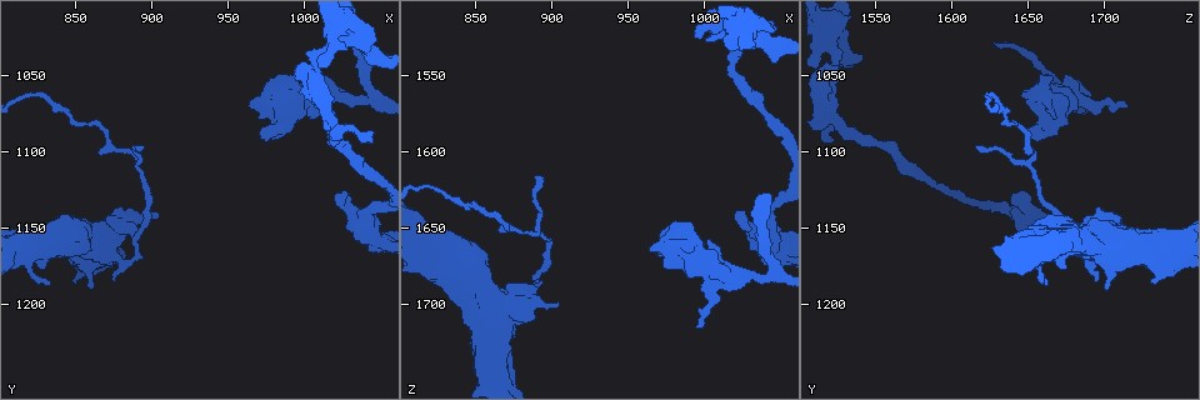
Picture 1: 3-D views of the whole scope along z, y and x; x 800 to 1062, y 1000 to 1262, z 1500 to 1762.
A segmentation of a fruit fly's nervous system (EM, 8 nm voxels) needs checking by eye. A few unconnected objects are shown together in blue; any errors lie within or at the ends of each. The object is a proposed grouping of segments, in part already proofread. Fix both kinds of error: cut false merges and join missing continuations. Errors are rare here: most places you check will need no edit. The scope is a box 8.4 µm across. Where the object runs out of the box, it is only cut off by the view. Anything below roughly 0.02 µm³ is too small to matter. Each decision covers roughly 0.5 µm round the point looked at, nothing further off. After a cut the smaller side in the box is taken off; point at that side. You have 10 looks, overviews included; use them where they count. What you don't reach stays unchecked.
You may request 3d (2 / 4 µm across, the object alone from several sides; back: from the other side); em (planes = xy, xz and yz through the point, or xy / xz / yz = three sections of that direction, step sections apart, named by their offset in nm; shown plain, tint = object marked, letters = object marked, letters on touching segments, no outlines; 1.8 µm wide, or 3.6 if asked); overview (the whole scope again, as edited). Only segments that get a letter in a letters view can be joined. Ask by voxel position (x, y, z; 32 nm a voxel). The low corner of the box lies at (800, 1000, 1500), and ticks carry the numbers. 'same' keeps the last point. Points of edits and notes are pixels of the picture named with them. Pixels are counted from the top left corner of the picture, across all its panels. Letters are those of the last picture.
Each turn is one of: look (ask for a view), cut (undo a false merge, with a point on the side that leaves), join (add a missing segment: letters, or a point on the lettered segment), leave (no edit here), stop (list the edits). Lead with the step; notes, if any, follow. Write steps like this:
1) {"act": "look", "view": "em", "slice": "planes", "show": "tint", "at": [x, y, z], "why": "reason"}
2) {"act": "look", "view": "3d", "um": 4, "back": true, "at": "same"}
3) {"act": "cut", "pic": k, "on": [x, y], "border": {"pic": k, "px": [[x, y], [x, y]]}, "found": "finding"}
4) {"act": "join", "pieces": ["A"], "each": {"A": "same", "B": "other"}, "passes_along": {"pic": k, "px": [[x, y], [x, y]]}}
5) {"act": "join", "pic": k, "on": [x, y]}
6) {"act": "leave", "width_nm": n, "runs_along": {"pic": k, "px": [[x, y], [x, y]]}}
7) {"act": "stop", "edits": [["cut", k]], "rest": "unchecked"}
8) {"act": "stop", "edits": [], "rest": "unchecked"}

{"act": "look", "view": "em", "slice": "planes", "show": "tint", "at": [974, 1092, 1654], "why": "stops while still wide"}

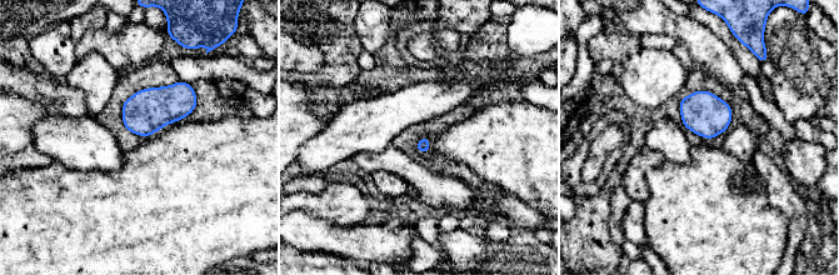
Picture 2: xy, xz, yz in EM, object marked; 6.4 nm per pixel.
{"act": "look", "view": "em", "slice": "planes", "show": "letters", "at": "same"}

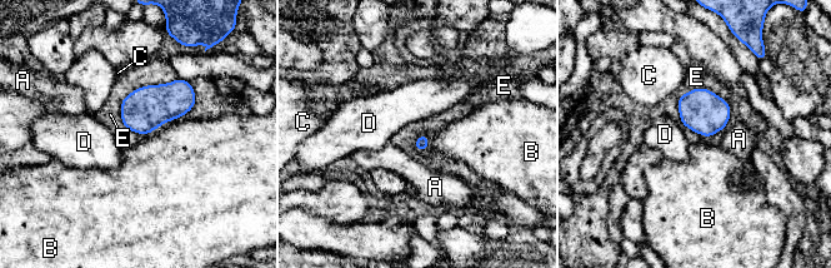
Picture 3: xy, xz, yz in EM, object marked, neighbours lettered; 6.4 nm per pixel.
{"act": "leave", "each": {"A": "other", "B": "other", "C": "other", "D": "other", "E": "other"}, "border": {"pic": 3, "px": [[426, 134], [430, 147]]}, "found": "no lettered segment goes on from it"}

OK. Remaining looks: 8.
{"act": "look", "view": "em", "slice": "xz", "step": 8, "show": "letters", "at": [1036, 1030, 1630], "why": "thin end"}

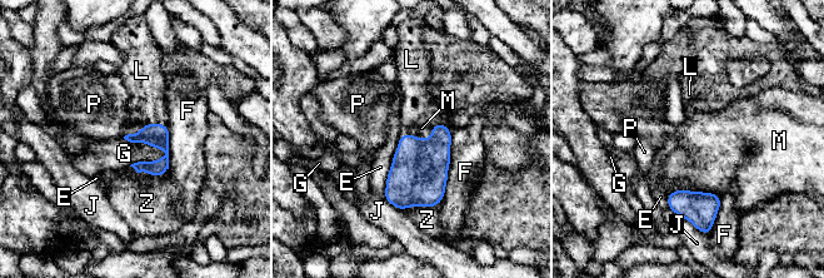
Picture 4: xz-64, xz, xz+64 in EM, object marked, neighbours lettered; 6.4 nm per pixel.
{"act": "look", "view": "em", "slice": "planes", "show": "letters", "at": "same"}

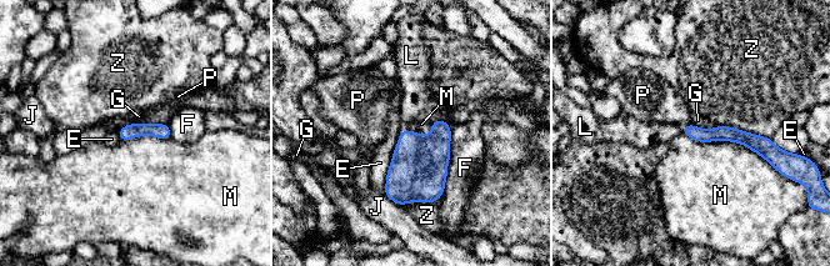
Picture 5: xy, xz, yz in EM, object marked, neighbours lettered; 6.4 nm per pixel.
{"act": "join", "pieces": ["L"], "each": {"E": "other", "F": "other", "G": "other", "J": "other", "L": "same", "M": "other", "P": "other", "Z": "other"}, "found": "the cell continues"}

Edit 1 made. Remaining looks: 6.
{"act": "look", "view": "overview"}

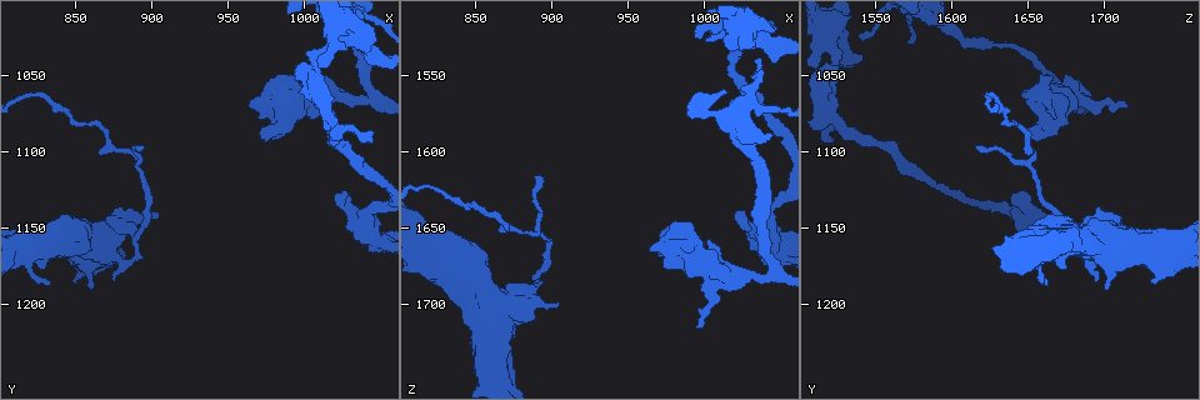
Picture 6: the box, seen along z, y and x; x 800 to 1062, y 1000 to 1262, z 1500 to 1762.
{"act": "look", "view": "3d", "um": 2, "at": [996, 1070, 1716], "why": "an open end"}

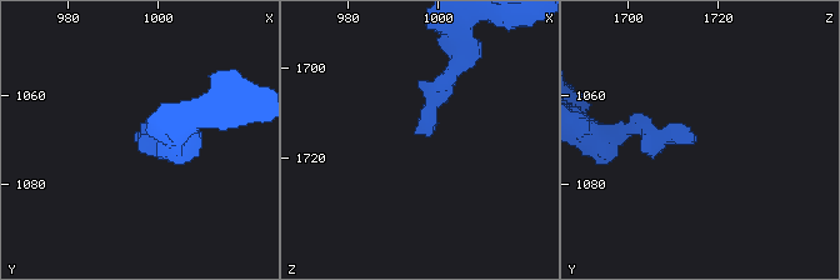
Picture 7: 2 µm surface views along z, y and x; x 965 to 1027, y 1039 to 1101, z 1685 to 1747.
{"act": "look", "view": "em", "slice": "yz", "step": 8, "show": "tint", "at": [996, 1070, 1715], "why": "shape alone is not enough"}

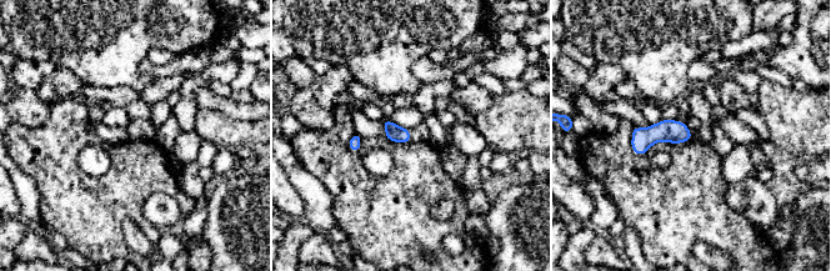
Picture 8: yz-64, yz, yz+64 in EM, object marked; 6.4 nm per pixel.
{"act": "look", "view": "em", "slice": "xz", "step": 8, "show": "letters", "at": "same"}

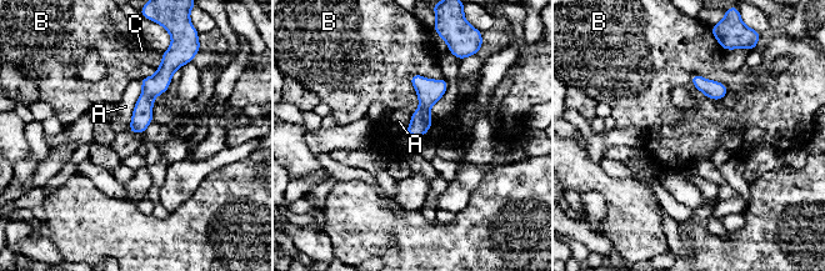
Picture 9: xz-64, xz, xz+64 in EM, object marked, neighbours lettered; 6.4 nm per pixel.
{"act": "leave", "each": {"A": "other", "B": "other", "C": "other"}, "runs_along": {"pic": 9, "px": [[168, 71], [146, 96], [133, 130]]}, "found": "no lettered segment goes on from it"}

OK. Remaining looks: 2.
{"act": "look", "view": "em", "slice": "xz", "step": 4, "show": "tint", "at": [1020, 1082, 1524], "why": "calibre changes"}

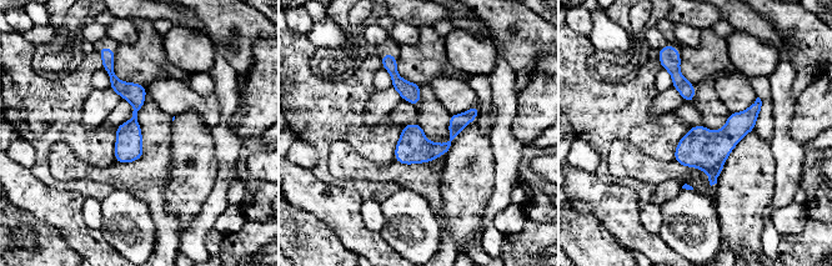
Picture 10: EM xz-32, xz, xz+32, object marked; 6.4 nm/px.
{"act": "look", "view": "em", "slice": "planes", "show": "letters", "at": "same"}

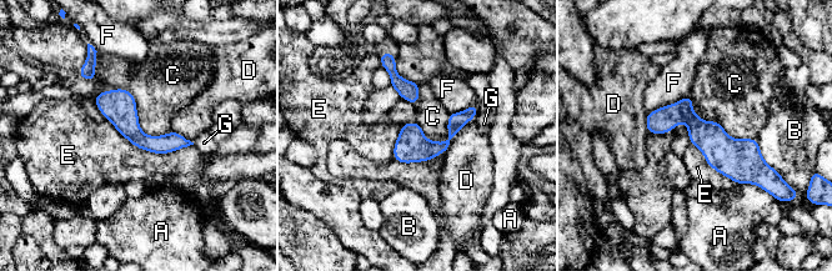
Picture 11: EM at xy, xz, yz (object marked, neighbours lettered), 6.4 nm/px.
{"act": "leave", "longest_contact_nm": ["E", 600], "each": {"A": "other", "B": "other", "C": "other", "D": "other", "E": "other", "F": "other", "G": "other"}, "runs_along": {"pic": 11, "px": [[650, 116], [687, 116], [761, 171]]}, "found": "all the same cell"}

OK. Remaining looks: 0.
{"act": "stop", "edits": [["join", 5]], "rest": "unchecked"}

